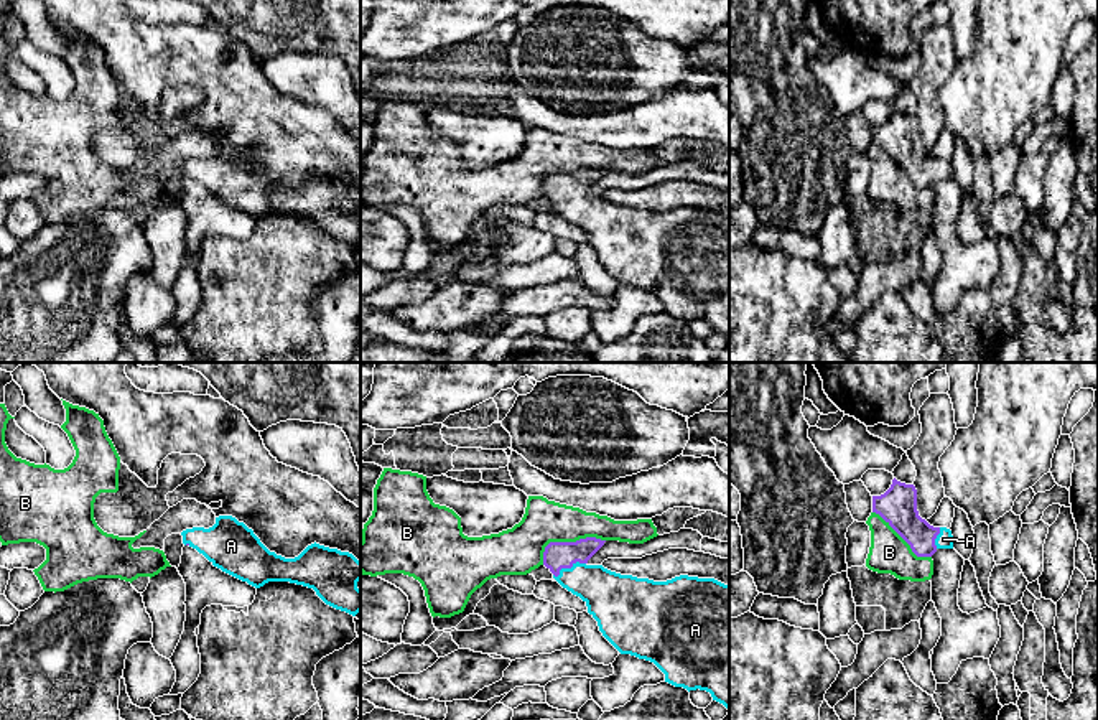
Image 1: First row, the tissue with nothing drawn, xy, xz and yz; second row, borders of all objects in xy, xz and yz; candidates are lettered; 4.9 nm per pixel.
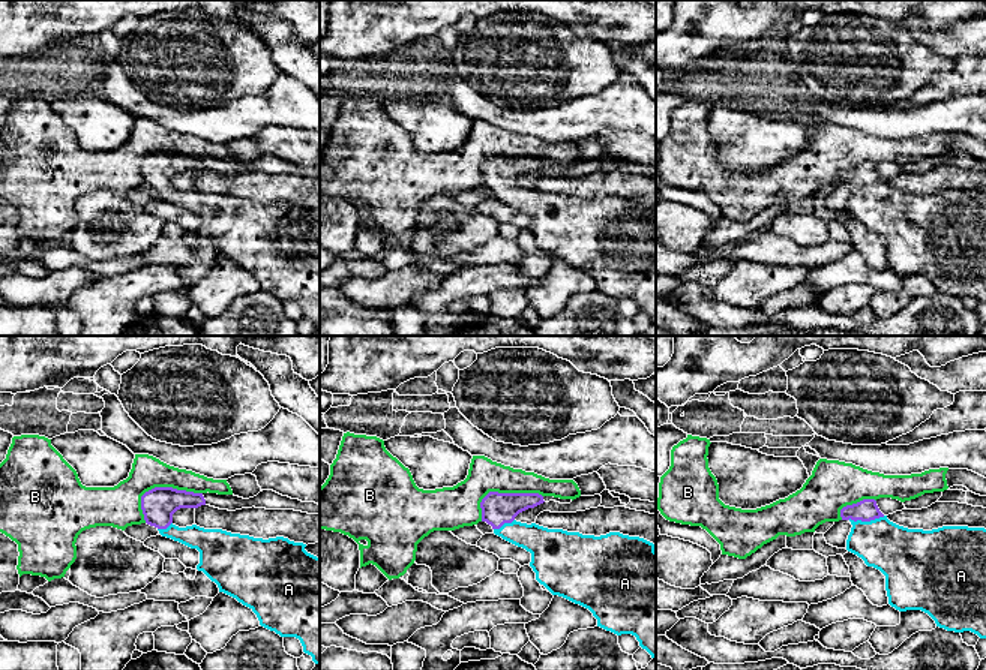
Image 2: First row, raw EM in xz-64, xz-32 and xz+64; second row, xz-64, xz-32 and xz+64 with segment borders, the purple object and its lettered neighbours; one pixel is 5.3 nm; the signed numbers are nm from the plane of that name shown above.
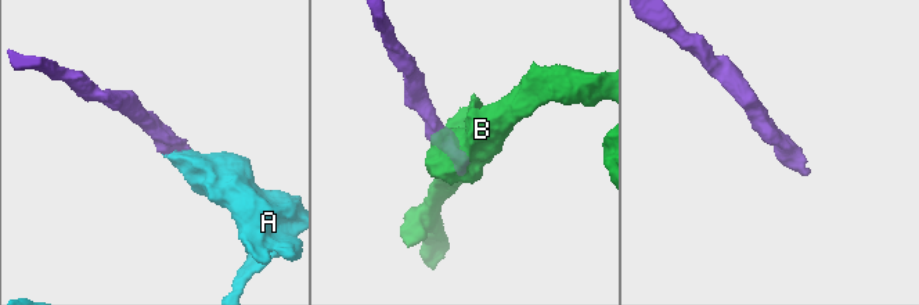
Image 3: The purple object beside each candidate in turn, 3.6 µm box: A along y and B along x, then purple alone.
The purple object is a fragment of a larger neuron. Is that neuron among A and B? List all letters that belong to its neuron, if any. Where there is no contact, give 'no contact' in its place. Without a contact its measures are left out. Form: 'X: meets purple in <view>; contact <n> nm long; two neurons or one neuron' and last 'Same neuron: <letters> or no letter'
A: meets purple in xz; contact 170 nm long; one neuron
B: meets purple in xz; contact 340 nm long; two neurons
Same neuron: A

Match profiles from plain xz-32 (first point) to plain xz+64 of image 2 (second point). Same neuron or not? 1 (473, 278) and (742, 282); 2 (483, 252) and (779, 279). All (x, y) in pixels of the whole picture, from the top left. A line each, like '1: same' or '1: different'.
1: different
2: different

